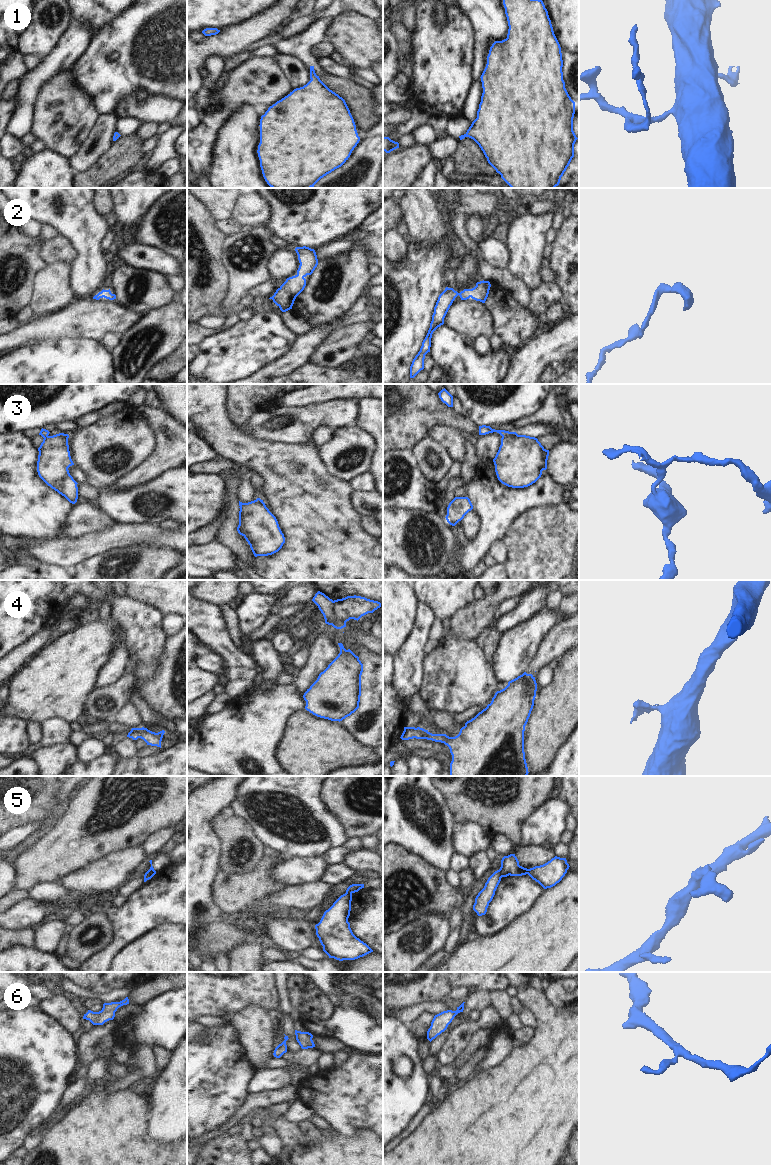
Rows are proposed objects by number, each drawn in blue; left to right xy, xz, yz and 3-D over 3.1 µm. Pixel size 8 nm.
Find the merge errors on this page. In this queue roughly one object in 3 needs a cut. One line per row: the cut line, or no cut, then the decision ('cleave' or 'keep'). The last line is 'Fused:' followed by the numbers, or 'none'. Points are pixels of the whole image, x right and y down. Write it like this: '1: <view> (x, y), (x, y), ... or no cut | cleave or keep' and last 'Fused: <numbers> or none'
1: no cut | keep
2: no cut | keep
3: yz (511, 432), (502, 437) | cleave
4: xz (332, 601), (332, 613), (336, 618), (336, 623), (341, 628) | cleave
5: yz (499, 869), (501, 877) | cleave
6: no cut | keep
Fused: 3, 4, 5

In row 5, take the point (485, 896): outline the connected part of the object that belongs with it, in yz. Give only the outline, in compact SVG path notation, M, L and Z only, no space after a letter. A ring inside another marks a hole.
M499 869L488 878L484 888L476 896L473 910L478 916L486 914L489 903L495 895L495 891L501 881L501 878L501 871Z

